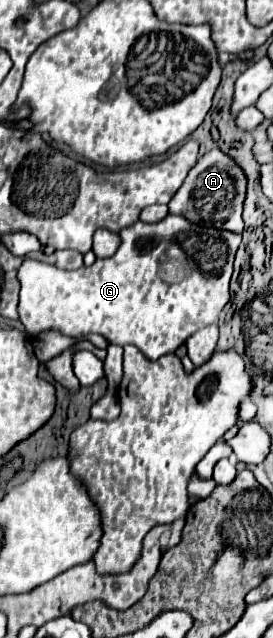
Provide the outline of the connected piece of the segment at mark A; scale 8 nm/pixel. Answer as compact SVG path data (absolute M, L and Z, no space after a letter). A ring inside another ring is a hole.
M220 149L206 151L196 165L190 169L184 185L176 191L172 201L168 203L170 213L186 217L190 223L216 227L232 233L242 233L242 205L246 199L246 173L244 169Z

